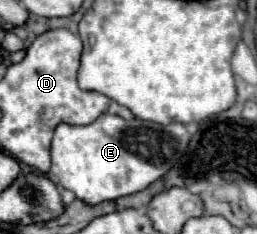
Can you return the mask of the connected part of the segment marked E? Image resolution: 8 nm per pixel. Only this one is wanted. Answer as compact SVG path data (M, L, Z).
M102 114L88 126L72 126L72 124L58 124L54 130L54 140L50 146L52 154L52 168L48 172L60 186L72 190L80 200L86 204L100 204L104 200L116 200L120 196L134 194L138 190L148 188L152 182L162 178L188 150L190 134L186 124L156 124L148 120L124 120L120 116Z

